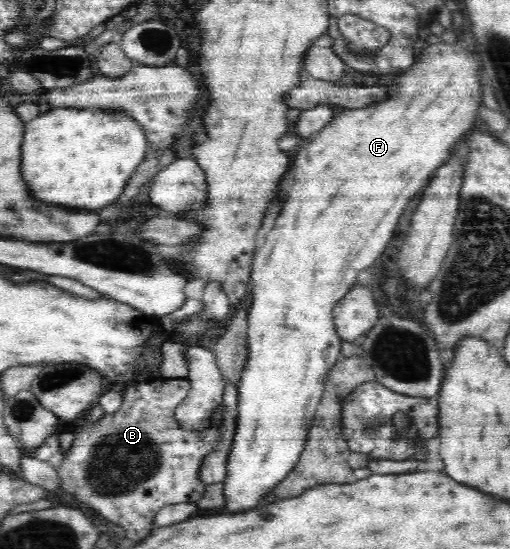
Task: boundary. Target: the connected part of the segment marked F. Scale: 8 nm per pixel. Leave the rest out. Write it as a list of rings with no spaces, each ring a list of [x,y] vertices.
[[[460,40],[458,44],[432,44],[426,46],[420,54],[420,60],[412,64],[408,72],[396,78],[396,84],[390,86],[390,96],[388,100],[382,100],[380,103],[368,104],[365,107],[356,109],[344,109],[342,114],[336,114],[332,120],[324,125],[312,142],[308,144],[306,150],[300,150],[294,164],[294,186],[288,192],[286,202],[283,202],[276,226],[272,227],[266,235],[266,241],[259,251],[255,252],[253,265],[251,268],[252,286],[252,306],[250,312],[247,312],[247,359],[237,384],[238,391],[238,416],[235,435],[226,463],[228,476],[225,476],[224,496],[226,496],[226,508],[228,512],[242,512],[244,508],[256,508],[258,502],[266,496],[266,492],[273,490],[279,483],[282,483],[288,472],[296,466],[298,458],[302,455],[302,450],[306,445],[309,428],[312,427],[312,420],[316,412],[320,399],[324,392],[324,384],[327,384],[329,372],[334,368],[334,364],[345,358],[341,351],[343,340],[338,336],[333,321],[333,310],[335,304],[351,289],[356,286],[358,273],[361,270],[371,270],[375,261],[380,257],[384,248],[390,240],[394,240],[393,232],[398,226],[398,218],[404,212],[408,202],[422,188],[422,185],[429,182],[435,170],[442,166],[452,155],[450,148],[459,143],[462,137],[466,136],[472,124],[476,122],[478,106],[482,102],[482,64],[474,56],[476,45],[470,40]]]

